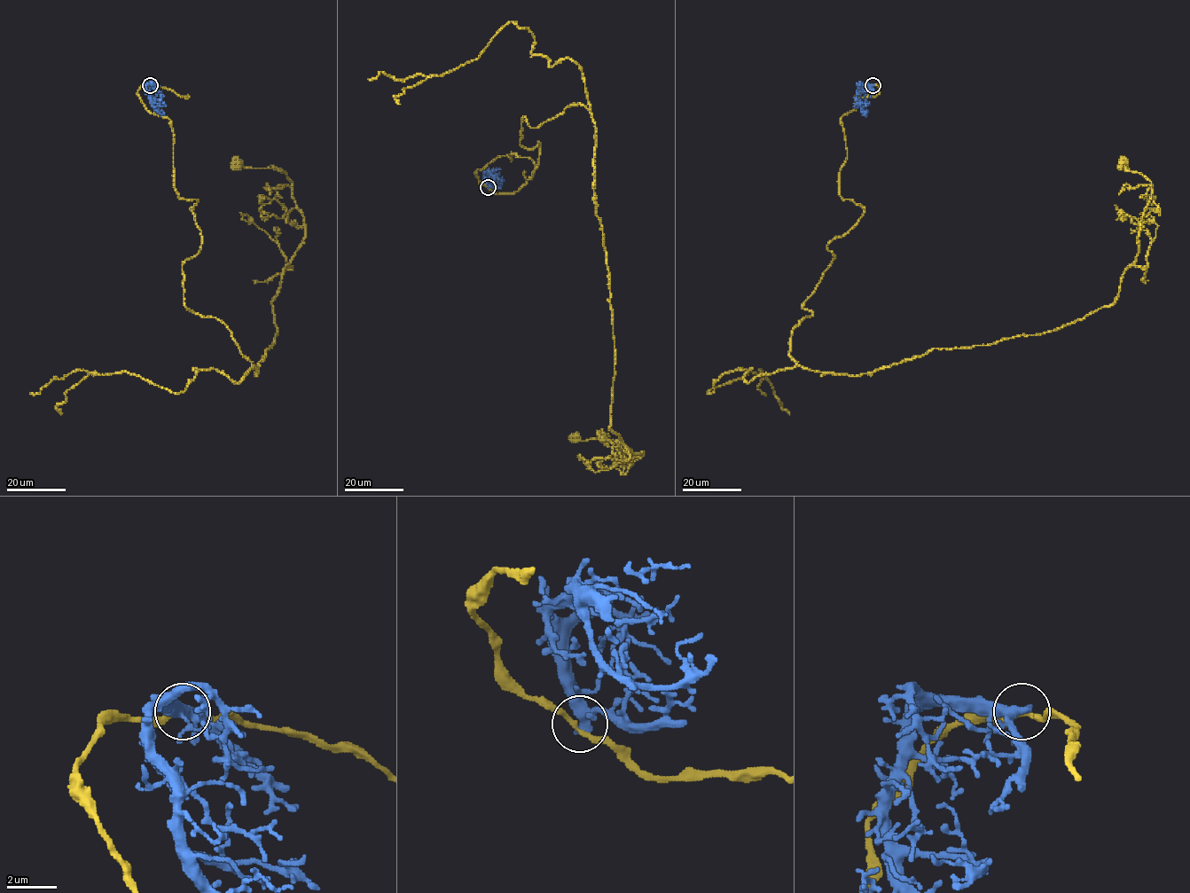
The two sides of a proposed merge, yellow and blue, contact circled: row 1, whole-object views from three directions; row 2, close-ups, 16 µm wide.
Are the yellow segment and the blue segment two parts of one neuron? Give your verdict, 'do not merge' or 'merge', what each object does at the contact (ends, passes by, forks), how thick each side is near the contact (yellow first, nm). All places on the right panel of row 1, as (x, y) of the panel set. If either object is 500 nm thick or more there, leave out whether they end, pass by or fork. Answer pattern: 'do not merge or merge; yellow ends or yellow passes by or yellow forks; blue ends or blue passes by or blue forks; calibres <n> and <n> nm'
do not merge; yellow passes by; blue forks; calibres 180 and 320 nm

